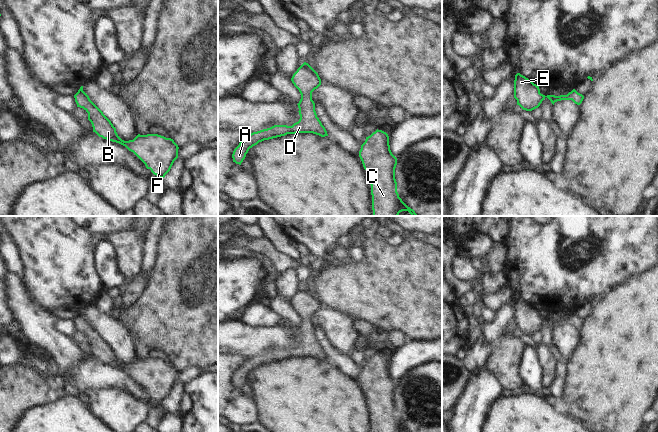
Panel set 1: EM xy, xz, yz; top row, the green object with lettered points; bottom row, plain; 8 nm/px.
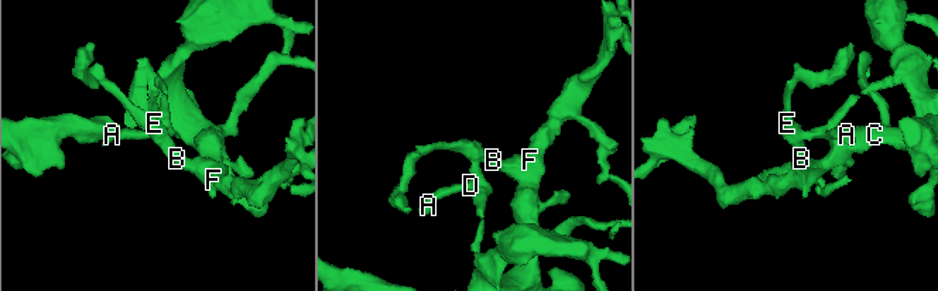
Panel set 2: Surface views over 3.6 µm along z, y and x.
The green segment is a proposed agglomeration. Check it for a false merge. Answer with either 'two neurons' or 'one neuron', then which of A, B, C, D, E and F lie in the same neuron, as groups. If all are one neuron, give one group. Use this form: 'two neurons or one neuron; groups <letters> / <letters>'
one neuron; groups A B C D E F

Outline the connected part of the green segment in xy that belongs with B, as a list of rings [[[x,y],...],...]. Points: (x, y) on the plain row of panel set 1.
[[[83,310],[74,319],[77,331],[88,337],[93,356],[103,363],[119,367],[133,376],[151,396],[160,403],[170,395],[174,385],[178,382],[178,369],[171,362],[158,358],[138,358],[133,364],[122,364],[111,345],[90,324],[83,315]]]

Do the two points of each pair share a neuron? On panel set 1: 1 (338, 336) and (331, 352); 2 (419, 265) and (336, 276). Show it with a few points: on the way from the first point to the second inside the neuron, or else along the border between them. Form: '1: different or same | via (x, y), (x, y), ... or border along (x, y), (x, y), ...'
1: different | border along (320, 327), (328, 341), (337, 350), (348, 355)
2: same | via (406, 293), (389, 308), (352, 308), (348, 304)

